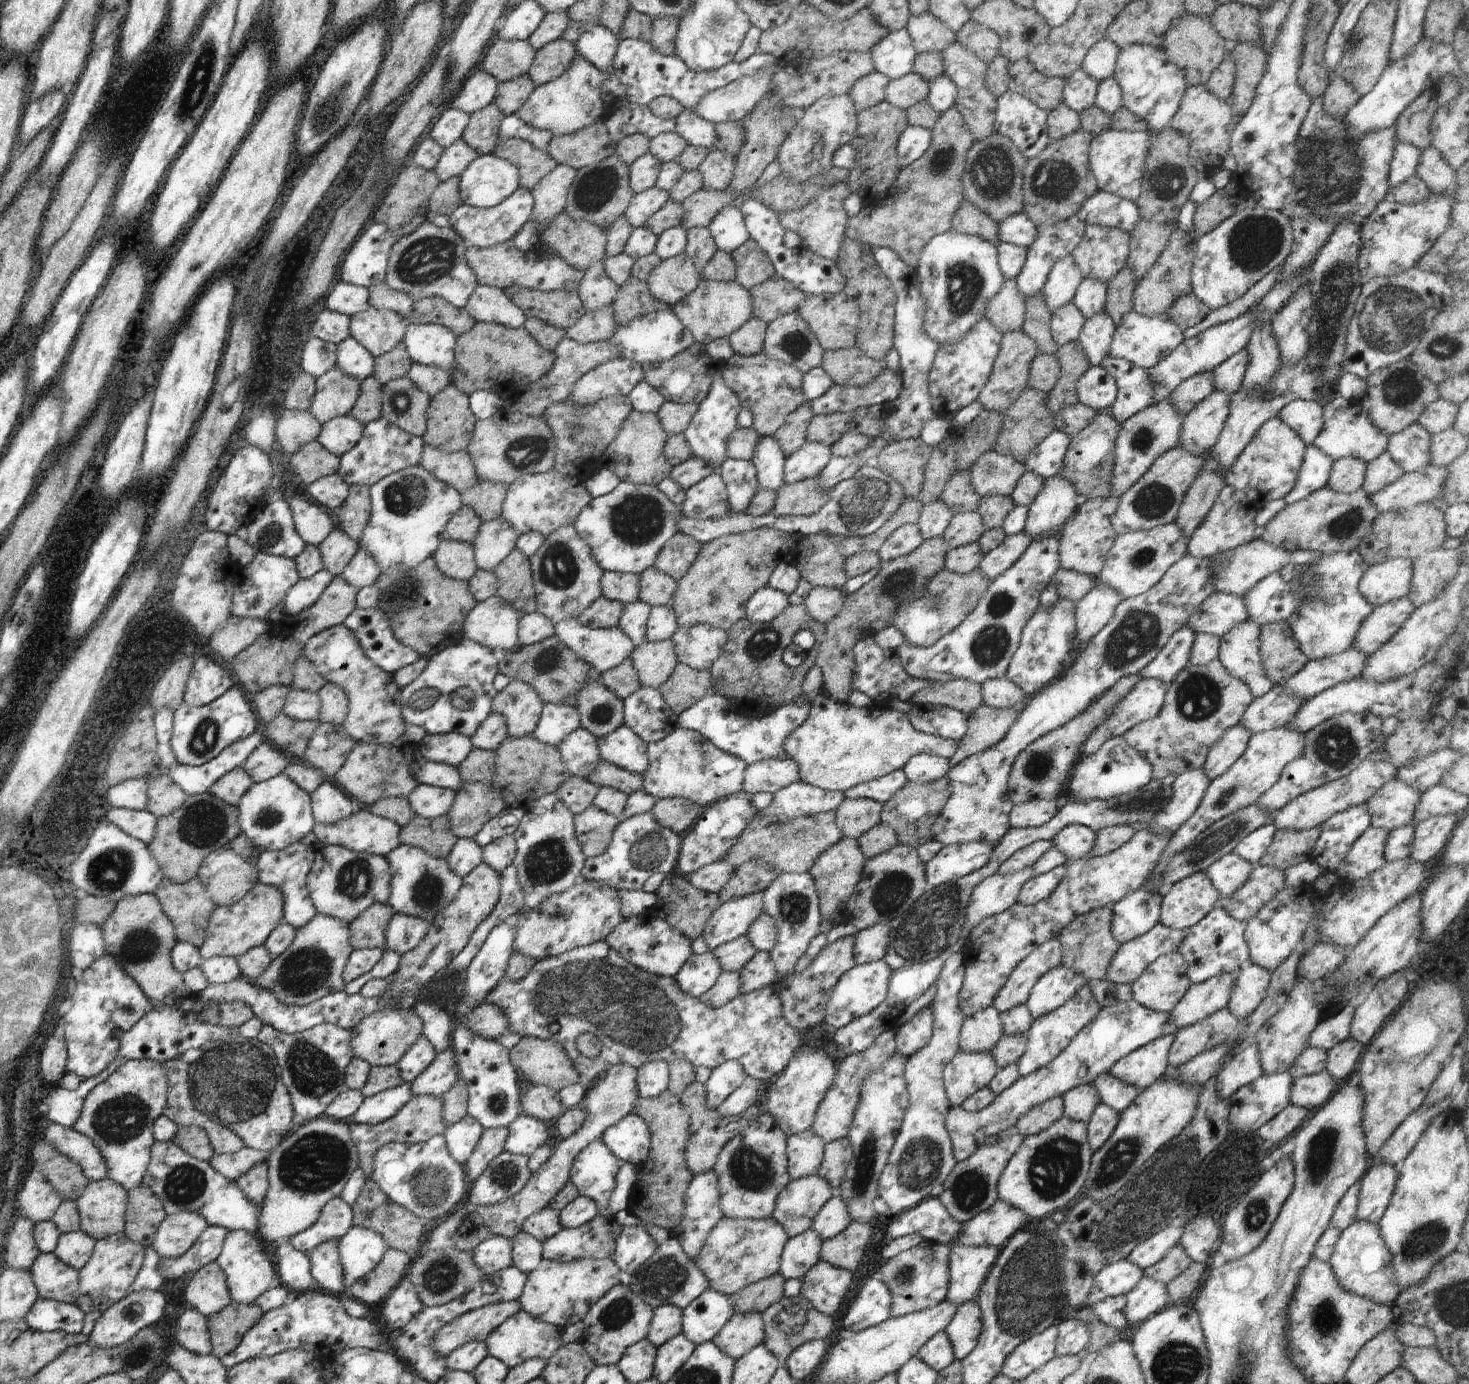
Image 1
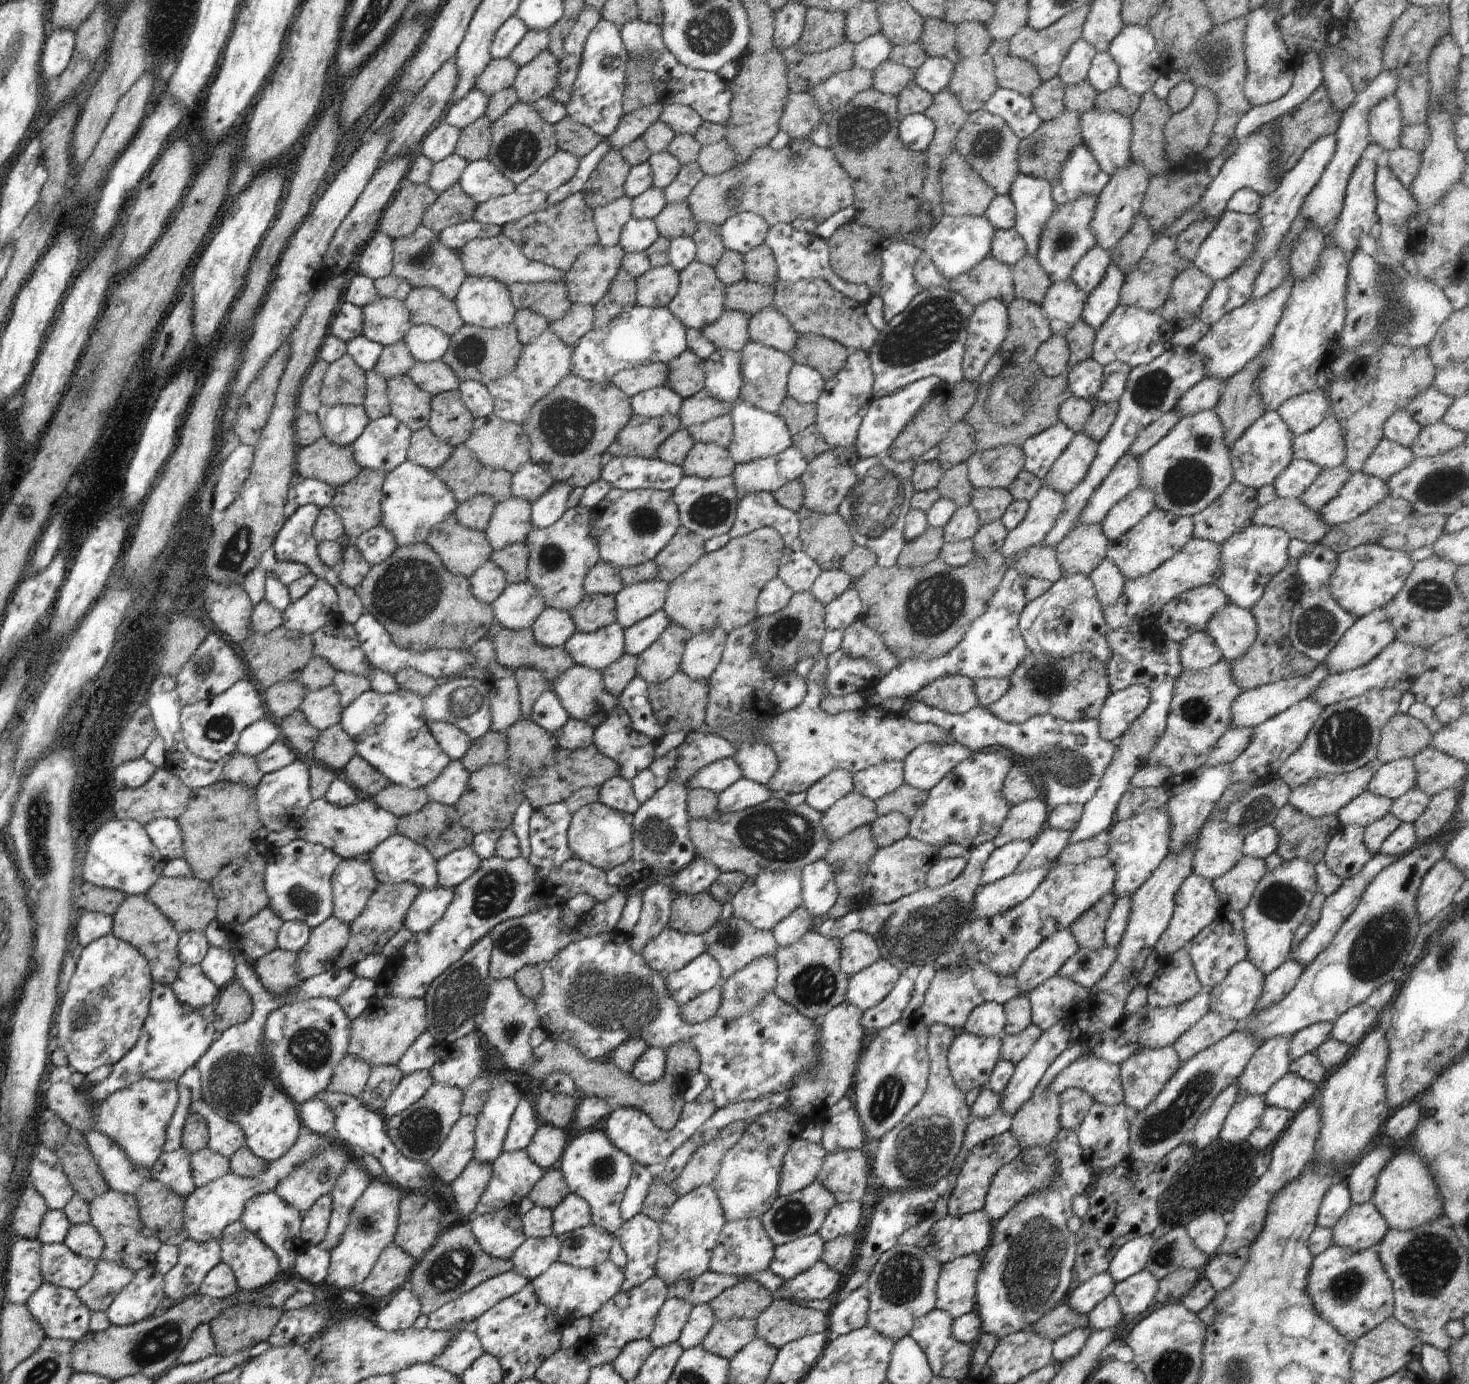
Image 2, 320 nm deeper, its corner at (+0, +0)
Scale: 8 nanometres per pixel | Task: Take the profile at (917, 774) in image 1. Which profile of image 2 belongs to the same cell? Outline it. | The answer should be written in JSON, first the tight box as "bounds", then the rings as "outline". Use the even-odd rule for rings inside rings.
{"bounds":[903,741,970,791],"outline":[[[956,741],[921,744],[903,760],[904,782],[921,791],[929,791],[970,753],[968,747]]]}

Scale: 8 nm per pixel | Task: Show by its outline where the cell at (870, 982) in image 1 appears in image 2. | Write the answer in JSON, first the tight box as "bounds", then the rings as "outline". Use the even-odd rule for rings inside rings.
{"bounds":[845,959,901,1012],"outline":[[[878,959],[868,968],[849,977],[845,997],[846,1002],[858,1007],[862,1012],[882,1002],[900,978],[901,970],[886,959]]]}

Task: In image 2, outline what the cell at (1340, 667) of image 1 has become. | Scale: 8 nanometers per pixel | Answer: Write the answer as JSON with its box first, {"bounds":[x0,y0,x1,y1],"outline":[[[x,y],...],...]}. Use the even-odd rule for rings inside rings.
{"bounds":[1229,664,1332,729],"outline":[[[1318,664],[1317,667],[1305,677],[1284,679],[1275,683],[1268,683],[1249,691],[1242,691],[1236,700],[1231,704],[1231,721],[1229,729],[1254,728],[1265,720],[1276,716],[1278,713],[1284,712],[1294,703],[1308,699],[1312,696],[1317,686],[1332,673],[1329,672],[1324,665]]]}

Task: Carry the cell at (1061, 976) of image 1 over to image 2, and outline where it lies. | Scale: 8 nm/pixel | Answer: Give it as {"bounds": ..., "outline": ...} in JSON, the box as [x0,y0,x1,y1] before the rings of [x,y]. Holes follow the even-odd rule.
{"bounds":[1024,975,1089,1031],"outline":[[[1060,975],[1053,976],[1037,986],[1024,996],[1028,997],[1031,1004],[1031,1019],[1043,1031],[1051,1029],[1058,1021],[1074,1019],[1082,1008],[1082,1002],[1088,1000],[1089,990],[1077,982]]]}

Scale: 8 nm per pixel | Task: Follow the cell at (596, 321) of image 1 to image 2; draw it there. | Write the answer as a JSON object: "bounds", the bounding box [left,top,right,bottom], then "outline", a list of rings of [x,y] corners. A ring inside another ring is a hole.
{"bounds":[547,303,594,347],"outline":[[[571,303],[568,312],[561,319],[552,321],[547,329],[572,347],[593,329],[594,317],[592,305]]]}

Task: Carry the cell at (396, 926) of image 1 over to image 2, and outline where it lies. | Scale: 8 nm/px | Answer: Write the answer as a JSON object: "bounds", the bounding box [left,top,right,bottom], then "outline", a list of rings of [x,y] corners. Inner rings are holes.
{"bounds":[403,886,454,934],"outline":[[[440,886],[418,893],[406,913],[403,926],[409,928],[413,934],[427,931],[444,916],[454,895],[452,887]]]}

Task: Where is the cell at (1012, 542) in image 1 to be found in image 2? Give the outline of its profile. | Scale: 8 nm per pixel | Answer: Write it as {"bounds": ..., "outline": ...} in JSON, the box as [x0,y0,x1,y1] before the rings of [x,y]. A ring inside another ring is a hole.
{"bounds":[1000,483,1065,560],"outline":[[[1046,483],[1029,502],[1024,520],[1008,531],[1000,552],[1005,560],[1025,548],[1040,545],[1065,511],[1065,494],[1055,491]]]}

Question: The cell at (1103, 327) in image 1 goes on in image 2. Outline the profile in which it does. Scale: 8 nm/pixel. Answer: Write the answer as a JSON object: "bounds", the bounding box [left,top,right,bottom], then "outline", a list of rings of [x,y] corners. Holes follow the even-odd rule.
{"bounds":[1082,260,1125,330],"outline":[[[1111,260],[1100,284],[1089,292],[1082,311],[1082,319],[1094,330],[1102,326],[1110,313],[1119,305],[1119,294],[1124,281],[1125,274]]]}

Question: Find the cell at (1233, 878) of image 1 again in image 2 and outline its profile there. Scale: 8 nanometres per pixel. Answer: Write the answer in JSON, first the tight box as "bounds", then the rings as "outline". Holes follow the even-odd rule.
{"bounds":[1193,810,1243,881],"outline":[[[1226,810],[1208,819],[1196,836],[1193,873],[1213,881],[1225,875],[1243,855],[1243,837],[1238,827],[1228,824]]]}

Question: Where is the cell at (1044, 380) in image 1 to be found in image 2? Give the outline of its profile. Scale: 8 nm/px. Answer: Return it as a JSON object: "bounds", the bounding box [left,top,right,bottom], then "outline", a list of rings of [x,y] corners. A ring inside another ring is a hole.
{"bounds":[1035,335,1069,376],"outline":[[[1053,335],[1045,340],[1035,354],[1035,361],[1046,376],[1066,375],[1069,370],[1069,346],[1064,335]]]}

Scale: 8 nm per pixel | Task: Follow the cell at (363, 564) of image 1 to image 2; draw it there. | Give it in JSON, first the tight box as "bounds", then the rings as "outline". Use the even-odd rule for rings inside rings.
{"bounds":[352,524,398,566],"outline":[[[382,524],[363,532],[352,543],[371,566],[390,558],[398,547],[395,536]]]}

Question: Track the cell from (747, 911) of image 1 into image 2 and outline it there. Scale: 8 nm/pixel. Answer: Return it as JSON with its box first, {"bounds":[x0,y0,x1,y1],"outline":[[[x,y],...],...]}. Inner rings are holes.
{"bounds":[731,870,803,931],"outline":[[[799,870],[766,871],[757,877],[747,877],[742,888],[731,898],[733,915],[747,920],[758,930],[771,931],[778,921],[802,906],[802,889],[803,880]]]}

